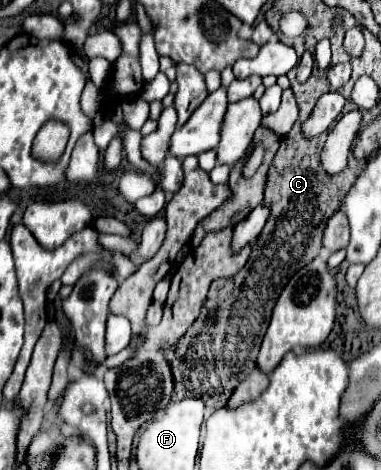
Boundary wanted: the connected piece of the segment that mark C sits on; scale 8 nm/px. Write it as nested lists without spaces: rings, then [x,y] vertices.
[[[314,66],[312,76],[304,84],[296,80],[296,70],[290,70],[288,78],[300,108],[300,118],[292,132],[284,136],[268,172],[264,202],[272,204],[272,214],[242,272],[230,280],[218,278],[212,282],[202,314],[184,338],[180,338],[178,346],[168,352],[176,380],[172,396],[198,396],[206,406],[224,406],[228,402],[232,384],[238,384],[238,380],[256,366],[258,350],[282,288],[298,268],[318,256],[322,248],[322,224],[340,208],[358,174],[364,170],[362,164],[348,164],[348,170],[336,176],[322,170],[320,152],[324,148],[324,136],[304,138],[300,124],[310,118],[316,100],[330,88],[326,74]]]

